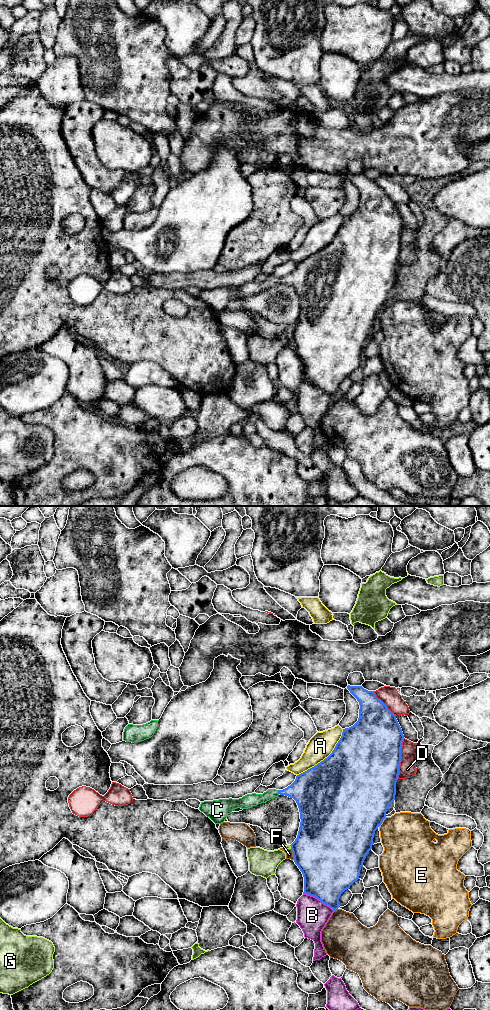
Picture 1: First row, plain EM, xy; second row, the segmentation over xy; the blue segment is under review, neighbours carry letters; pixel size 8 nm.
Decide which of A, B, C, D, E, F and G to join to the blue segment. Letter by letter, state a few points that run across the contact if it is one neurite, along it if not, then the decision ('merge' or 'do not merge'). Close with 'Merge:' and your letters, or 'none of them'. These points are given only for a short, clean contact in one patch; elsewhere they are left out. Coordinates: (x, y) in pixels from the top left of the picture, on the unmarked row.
A: do not merge
B: do not merge
C: line xy (309, 278), (278, 280), (249, 288); merge
D: do not merge
E: do not merge
F: do not merge
G: do not merge
Merge: C

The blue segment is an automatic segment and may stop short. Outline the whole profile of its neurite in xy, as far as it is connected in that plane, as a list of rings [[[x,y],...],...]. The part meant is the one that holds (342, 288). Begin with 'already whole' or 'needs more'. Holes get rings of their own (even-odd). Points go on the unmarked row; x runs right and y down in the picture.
needs more; [[[350,173],[347,177],[359,190],[359,206],[353,214],[343,217],[340,228],[327,246],[297,263],[295,269],[283,278],[268,277],[263,282],[247,282],[239,287],[204,289],[199,295],[199,298],[215,312],[221,312],[234,297],[248,297],[265,291],[279,282],[293,286],[298,293],[301,310],[297,326],[290,334],[294,350],[304,365],[303,382],[317,386],[334,399],[339,396],[341,382],[359,367],[363,350],[372,337],[375,319],[386,306],[389,293],[395,288],[404,227],[396,203],[376,185],[374,179]]]

